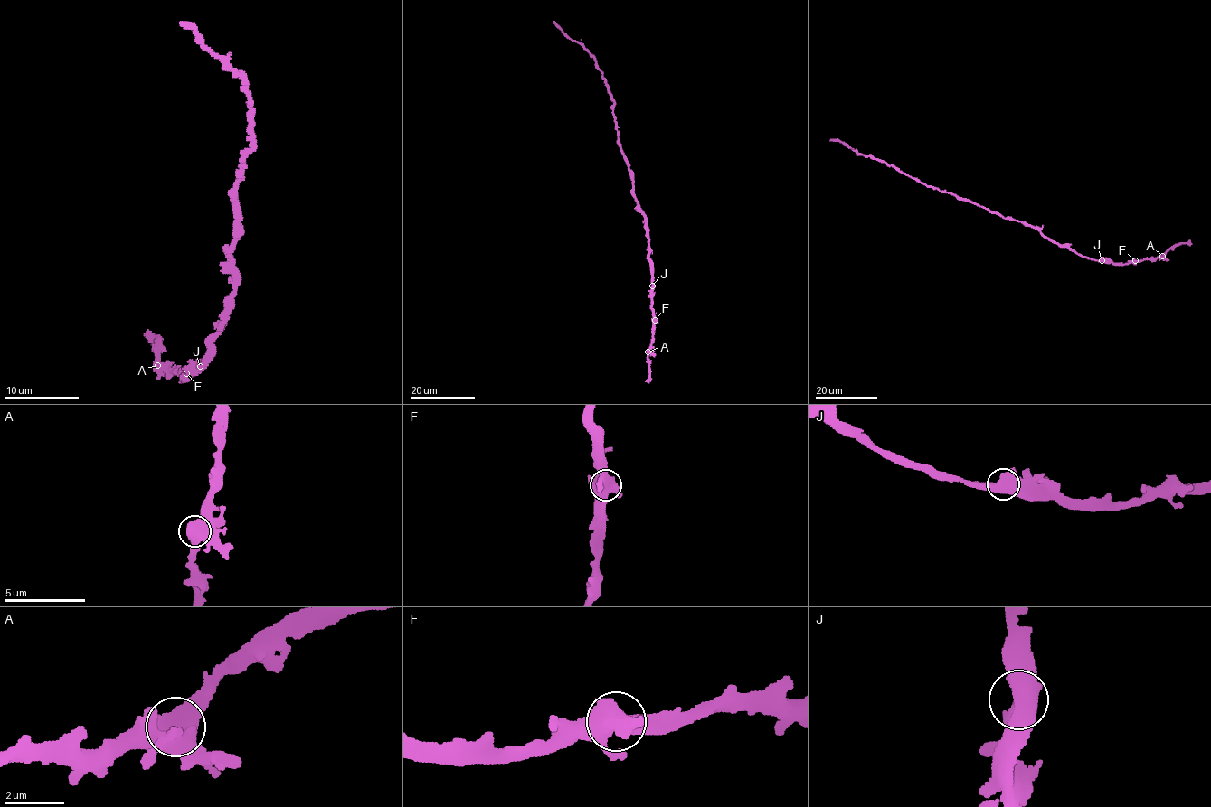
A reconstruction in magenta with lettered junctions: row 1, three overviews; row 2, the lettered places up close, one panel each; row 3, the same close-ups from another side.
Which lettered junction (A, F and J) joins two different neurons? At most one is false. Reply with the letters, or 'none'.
none

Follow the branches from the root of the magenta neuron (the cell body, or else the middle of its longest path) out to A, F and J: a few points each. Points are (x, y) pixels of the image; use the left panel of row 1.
A: (230, 252), (228, 263), (236, 277), (232, 298), (205, 358), (182, 379), (184, 370), (171, 373), (157, 365)
F: (230, 252), (228, 263), (236, 277), (231, 302), (222, 323), (212, 335), (205, 358), (186, 373)
J: (230, 252), (226, 256), (228, 263), (236, 277), (232, 298), (222, 323), (212, 335), (205, 358), (200, 366)

